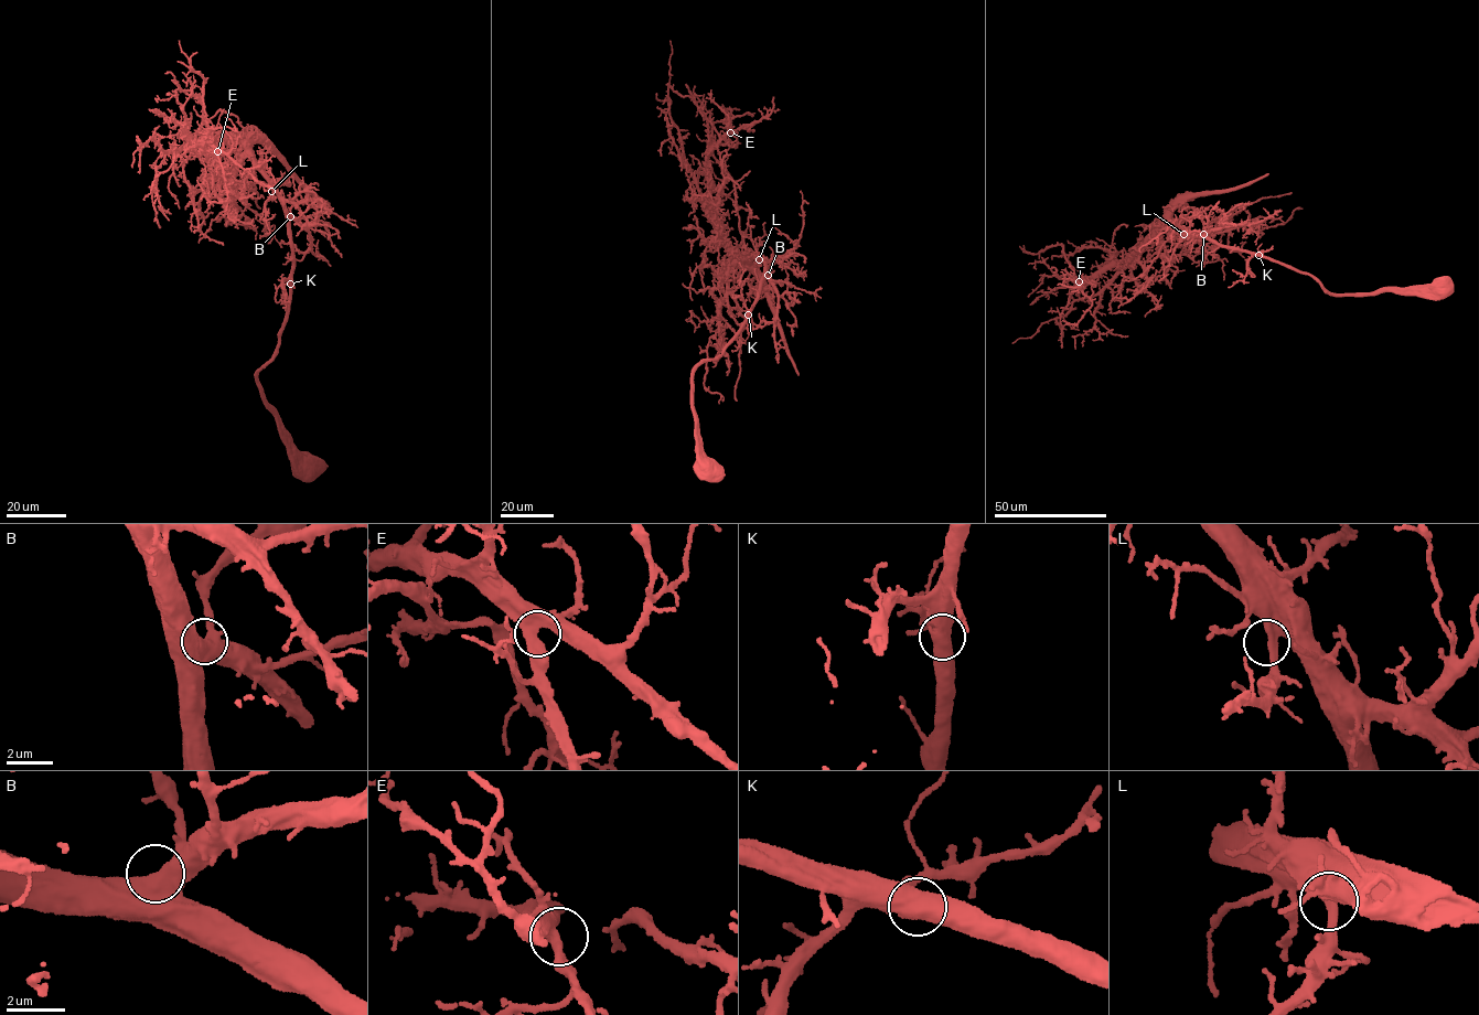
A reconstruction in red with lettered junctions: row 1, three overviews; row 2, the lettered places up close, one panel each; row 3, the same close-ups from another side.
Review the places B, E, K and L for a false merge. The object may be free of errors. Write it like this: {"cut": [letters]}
{"cut": []}

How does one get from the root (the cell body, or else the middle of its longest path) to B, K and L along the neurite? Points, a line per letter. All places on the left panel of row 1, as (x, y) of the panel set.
B: (307, 462), (295, 449), (267, 402), (256, 375), (275, 352), (287, 310), (292, 263), (287, 225), (290, 216)
K: (307, 462), (295, 449), (267, 402), (256, 375), (269, 362), (278, 343), (290, 284)
L: (307, 462), (295, 449), (267, 402), (256, 375), (269, 362), (278, 343), (292, 263), (281, 203), (271, 191)

